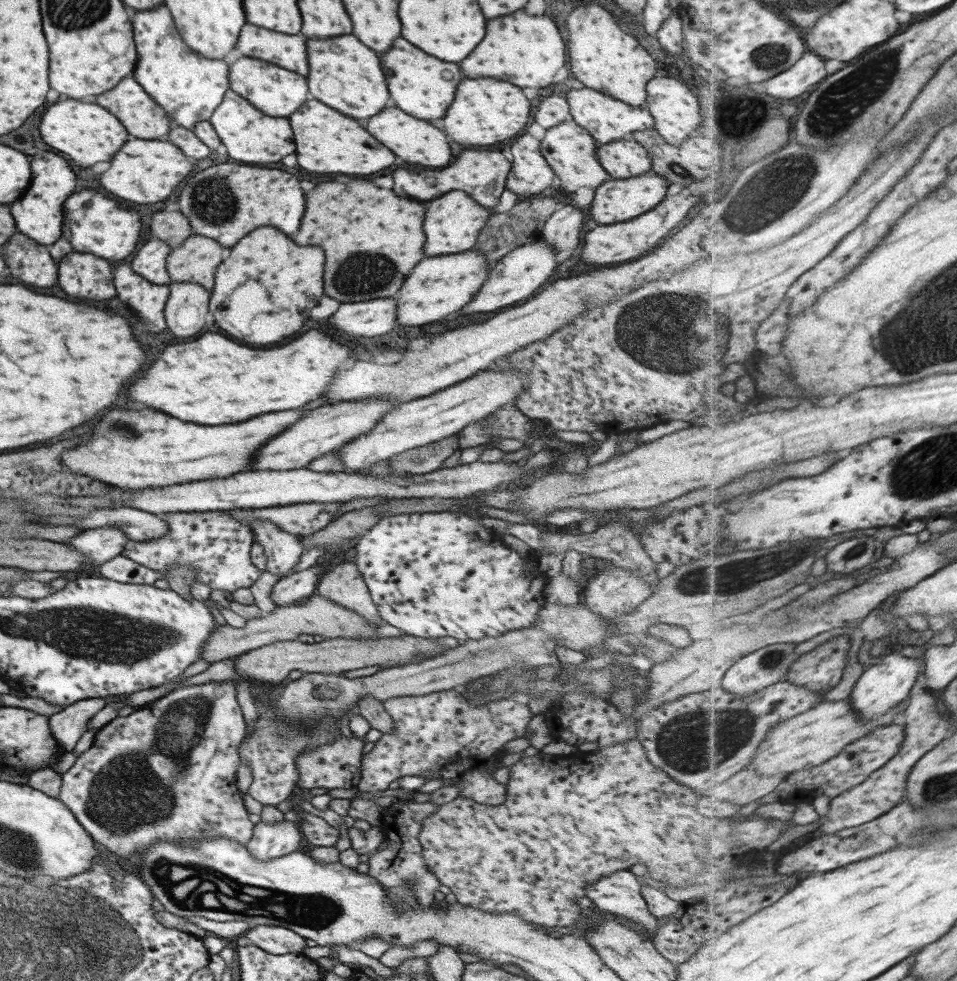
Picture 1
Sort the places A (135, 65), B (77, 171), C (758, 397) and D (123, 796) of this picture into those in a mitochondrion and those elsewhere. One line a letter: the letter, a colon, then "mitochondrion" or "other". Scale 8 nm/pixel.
A: other
B: other
C: other
D: mitochondrion

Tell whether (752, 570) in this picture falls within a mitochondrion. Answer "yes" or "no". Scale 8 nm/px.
yes

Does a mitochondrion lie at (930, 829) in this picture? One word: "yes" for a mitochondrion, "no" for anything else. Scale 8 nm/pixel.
yes

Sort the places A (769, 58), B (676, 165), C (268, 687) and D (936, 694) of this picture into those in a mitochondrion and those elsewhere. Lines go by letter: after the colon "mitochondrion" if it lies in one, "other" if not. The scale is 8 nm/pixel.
A: mitochondrion
B: mitochondrion
C: other
D: other

